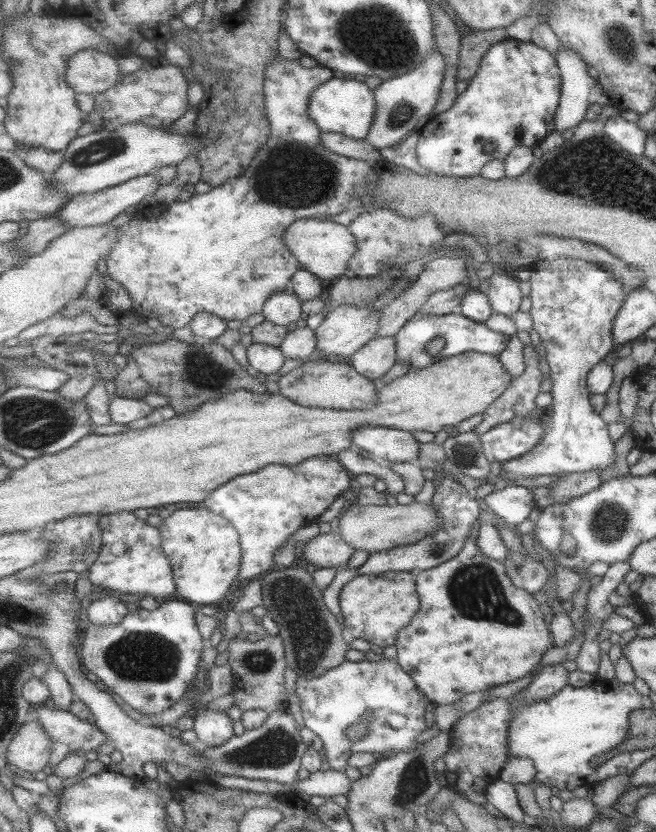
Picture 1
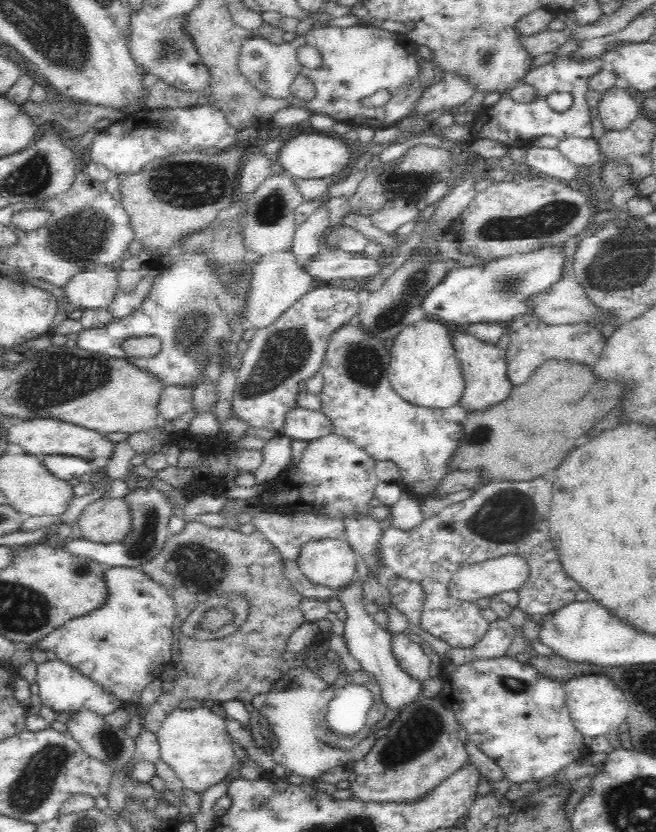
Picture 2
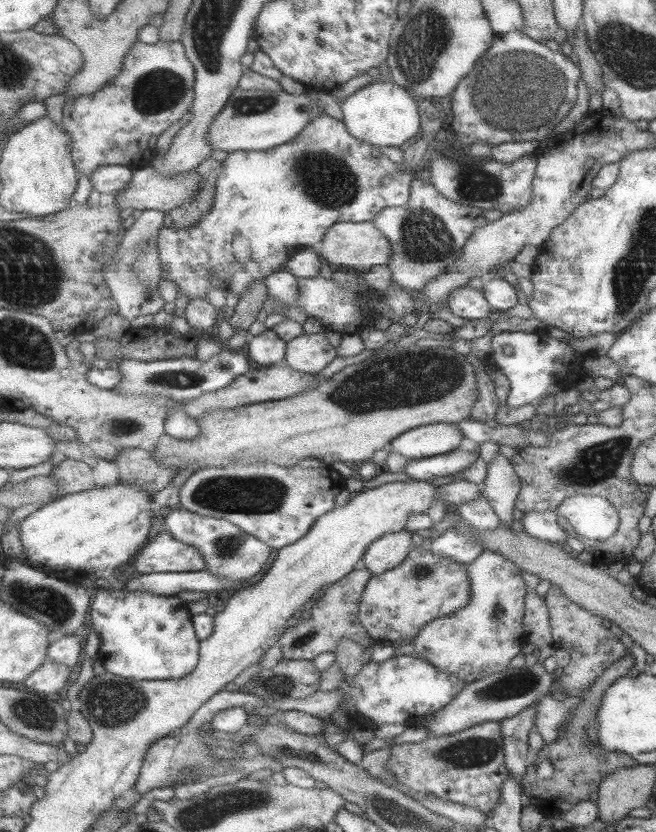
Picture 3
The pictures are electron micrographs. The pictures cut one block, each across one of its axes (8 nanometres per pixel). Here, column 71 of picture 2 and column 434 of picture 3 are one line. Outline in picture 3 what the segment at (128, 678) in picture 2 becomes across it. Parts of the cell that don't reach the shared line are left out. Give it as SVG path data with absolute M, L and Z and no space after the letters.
M494 550L484 551L469 569L472 583L469 607L423 626L420 636L413 642L414 655L461 677L467 684L506 670L511 667L511 660L521 654L527 641L525 611L530 591L520 567Z

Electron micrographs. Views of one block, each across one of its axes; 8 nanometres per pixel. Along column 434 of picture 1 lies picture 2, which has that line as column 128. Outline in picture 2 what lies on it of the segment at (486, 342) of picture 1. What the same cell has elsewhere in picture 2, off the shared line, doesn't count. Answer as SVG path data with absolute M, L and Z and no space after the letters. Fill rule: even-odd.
M196 249L196 250L188 250L188 252L180 252L175 257L172 257L172 261L170 262L170 266L168 268L163 268L157 271L154 280L152 281L152 286L149 288L149 293L144 297L144 300L141 300L141 303L136 307L134 312L131 312L125 318L114 320L111 324L108 324L107 328L102 329L84 329L82 332L78 333L78 338L76 340L76 346L83 348L84 350L95 352L96 354L106 355L108 358L118 358L133 364L133 366L138 367L145 374L149 374L152 378L157 380L160 384L163 384L165 387L168 386L181 386L182 388L192 388L192 391L200 382L204 382L206 378L209 378L211 382L214 384L218 384L218 378L220 378L220 374L222 373L222 364L226 364L226 362L230 362L230 360L237 362L237 357L241 356L240 351L238 350L238 342L243 339L244 332L249 328L248 321L246 320L246 304L248 300L248 294L250 294L250 280L252 280L252 266L257 262L260 258L258 254L246 254L246 259L248 261L245 262L243 267L236 267L232 269L227 274L227 279L224 281L222 279L222 273L220 273L220 265L216 263L216 261L210 261L210 249L204 251L204 249ZM142 336L157 336L160 338L160 341L165 341L166 346L160 350L160 354L156 354L154 358L148 359L134 359L126 356L124 354L124 350L122 350L122 342L126 342L126 340L130 338L142 338Z

